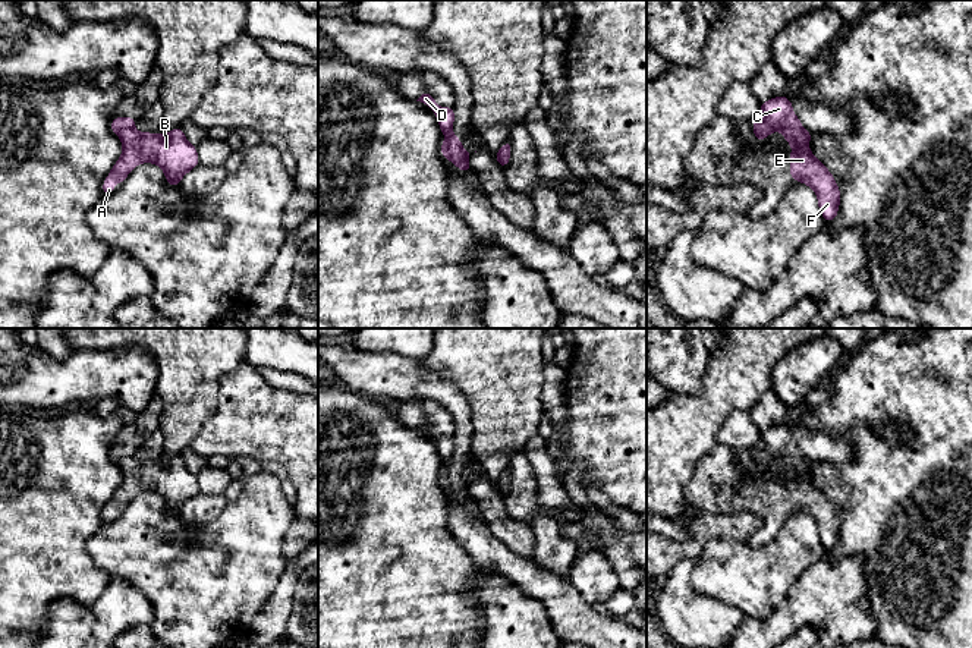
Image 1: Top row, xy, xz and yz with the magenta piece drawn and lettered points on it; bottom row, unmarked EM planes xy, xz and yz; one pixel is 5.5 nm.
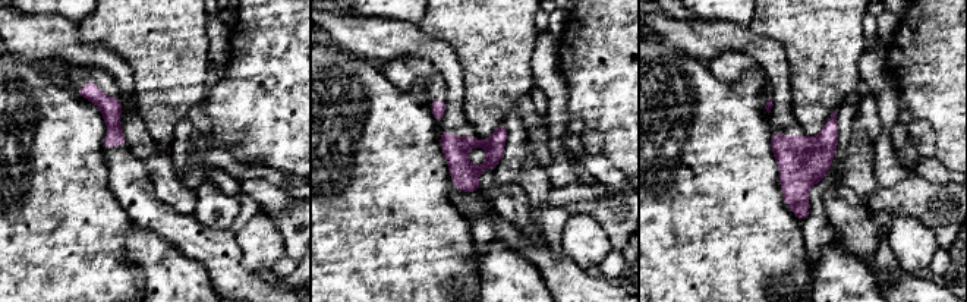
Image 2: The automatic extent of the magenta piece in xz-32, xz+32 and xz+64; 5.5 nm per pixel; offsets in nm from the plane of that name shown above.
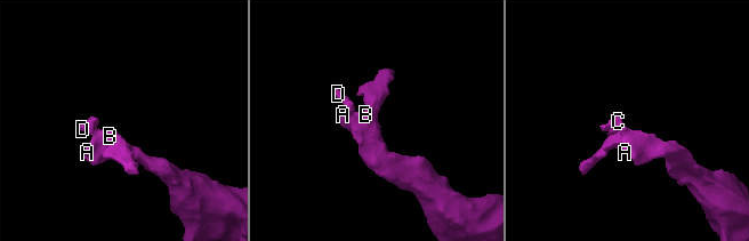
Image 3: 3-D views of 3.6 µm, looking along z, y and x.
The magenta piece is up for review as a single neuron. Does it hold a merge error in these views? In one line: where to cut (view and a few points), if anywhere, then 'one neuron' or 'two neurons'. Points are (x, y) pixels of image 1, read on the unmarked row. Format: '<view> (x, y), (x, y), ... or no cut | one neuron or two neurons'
xz (450, 461), (446, 466), (449, 475), (447, 487) | two neurons

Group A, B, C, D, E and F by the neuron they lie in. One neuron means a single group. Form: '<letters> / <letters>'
A B E F / C D

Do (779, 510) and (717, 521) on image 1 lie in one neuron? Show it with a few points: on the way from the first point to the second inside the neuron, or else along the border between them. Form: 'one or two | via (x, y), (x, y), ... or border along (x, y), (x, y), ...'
two | border along (723, 513), (739, 513), (751, 506), (764, 524)

